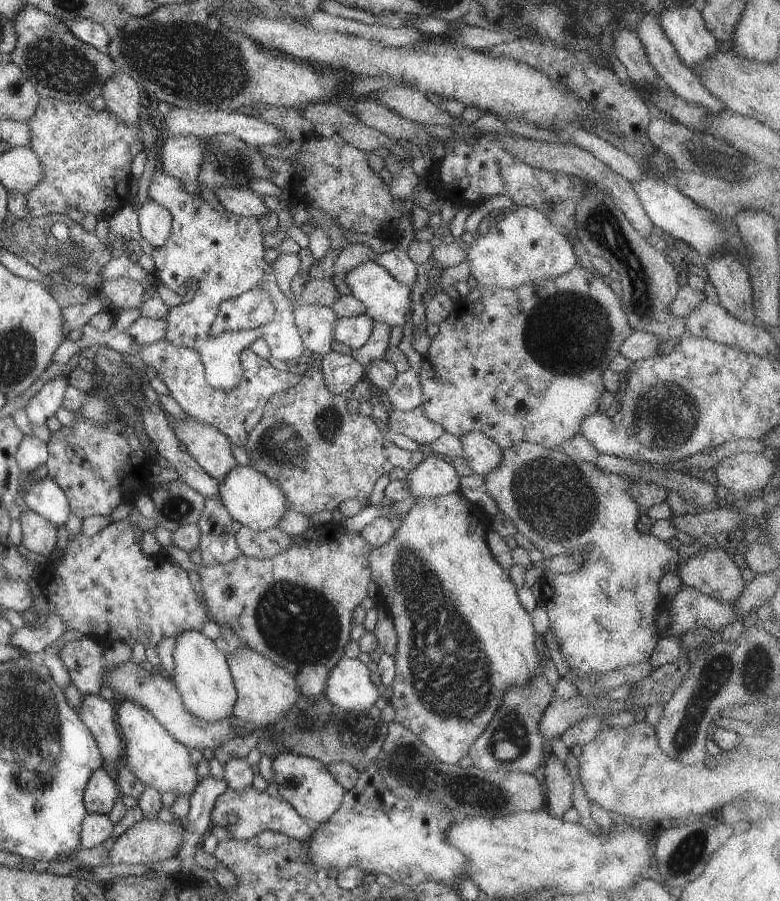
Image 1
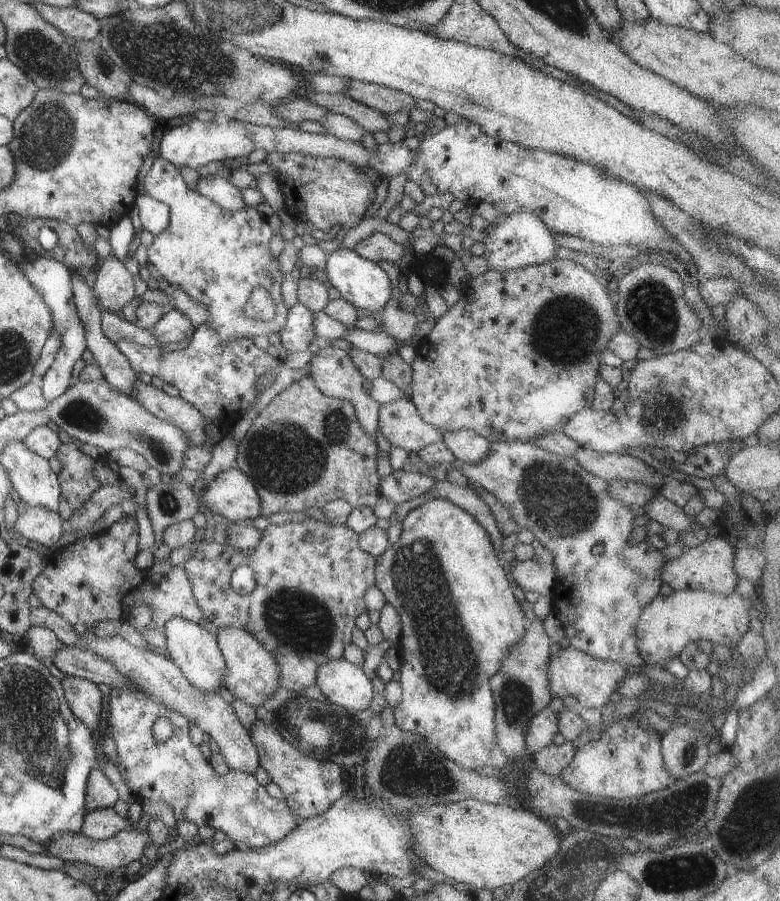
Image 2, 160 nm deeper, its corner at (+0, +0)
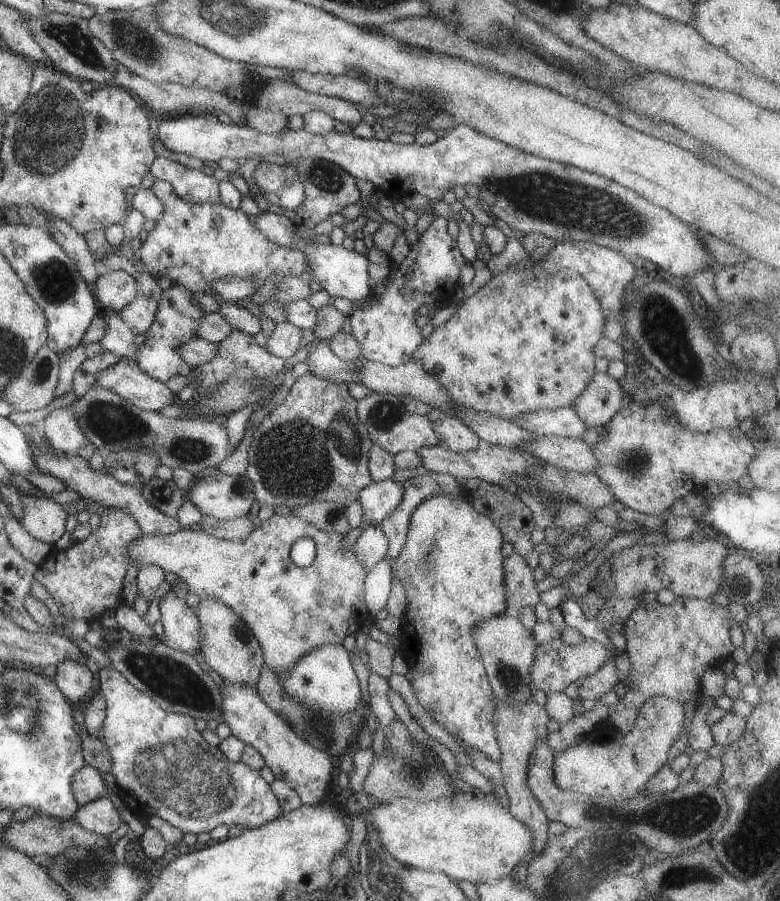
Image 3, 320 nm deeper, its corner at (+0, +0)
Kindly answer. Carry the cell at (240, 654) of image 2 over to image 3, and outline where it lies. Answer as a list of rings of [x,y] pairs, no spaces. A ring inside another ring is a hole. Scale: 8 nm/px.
[[[203,597],[192,611],[200,626],[198,652],[205,664],[215,670],[223,682],[255,688],[264,658],[258,640],[243,619],[234,610],[224,607],[221,601],[211,597]]]

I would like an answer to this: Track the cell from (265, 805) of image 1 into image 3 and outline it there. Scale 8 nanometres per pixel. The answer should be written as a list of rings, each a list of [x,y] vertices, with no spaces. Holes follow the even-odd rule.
[[[113,668],[99,670],[98,676],[99,689],[104,696],[106,709],[103,723],[95,737],[103,745],[106,744],[110,758],[109,773],[113,775],[116,788],[123,790],[123,798],[137,801],[125,800],[127,808],[134,816],[158,816],[183,833],[209,833],[220,824],[226,824],[228,827],[242,824],[245,826],[242,831],[254,829],[280,815],[270,784],[263,781],[259,771],[251,770],[240,760],[229,761],[219,747],[210,746],[195,729],[190,716],[161,708],[150,696],[137,690]]]

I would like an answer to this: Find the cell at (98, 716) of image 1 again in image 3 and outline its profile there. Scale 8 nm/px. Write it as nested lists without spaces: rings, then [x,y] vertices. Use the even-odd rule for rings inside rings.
[[[71,659],[60,660],[52,675],[54,683],[71,705],[77,705],[79,699],[85,696],[91,698],[91,678],[92,674],[84,662]]]

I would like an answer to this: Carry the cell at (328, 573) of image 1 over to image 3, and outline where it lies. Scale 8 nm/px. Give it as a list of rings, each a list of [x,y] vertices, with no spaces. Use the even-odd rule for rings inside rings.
[[[273,513],[269,518],[264,521],[261,521],[261,524],[257,527],[253,526],[252,531],[246,536],[245,539],[240,541],[228,541],[225,539],[216,539],[212,536],[206,535],[201,528],[198,531],[193,532],[189,529],[177,529],[174,533],[166,535],[139,535],[135,537],[132,542],[128,542],[125,545],[124,552],[130,560],[130,564],[133,564],[133,561],[139,566],[137,570],[141,567],[146,567],[147,565],[155,565],[164,570],[165,573],[171,572],[178,576],[183,584],[186,586],[186,589],[189,592],[193,592],[195,596],[201,600],[203,597],[211,597],[221,601],[224,604],[224,607],[234,610],[239,618],[243,619],[243,622],[251,629],[253,636],[258,640],[259,646],[261,647],[264,662],[267,665],[267,668],[270,668],[273,674],[279,674],[281,671],[288,669],[290,666],[293,666],[293,663],[298,661],[298,658],[301,658],[301,655],[308,653],[309,650],[313,650],[315,647],[326,645],[326,644],[339,644],[342,642],[344,636],[347,634],[354,634],[361,628],[364,628],[366,624],[371,621],[371,616],[367,612],[366,607],[364,606],[364,578],[366,577],[366,570],[356,561],[356,556],[354,555],[353,548],[345,549],[342,544],[342,536],[334,532],[323,532],[318,528],[315,528],[312,524],[307,524],[297,517],[290,515],[277,515]],[[300,536],[308,536],[313,540],[316,546],[315,556],[313,557],[313,562],[308,564],[306,567],[298,567],[291,562],[289,558],[290,555],[290,546],[293,544],[294,540],[297,540]]]

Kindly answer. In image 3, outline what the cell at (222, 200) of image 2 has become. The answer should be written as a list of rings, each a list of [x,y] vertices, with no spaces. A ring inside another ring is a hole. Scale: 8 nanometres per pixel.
[[[154,156],[150,164],[150,173],[156,180],[165,181],[175,194],[190,203],[219,202],[218,180],[207,176],[199,169],[189,169],[165,156]]]

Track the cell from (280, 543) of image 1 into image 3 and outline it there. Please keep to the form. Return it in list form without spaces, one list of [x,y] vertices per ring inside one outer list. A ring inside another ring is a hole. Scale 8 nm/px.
[[[201,515],[197,523],[206,535],[228,541],[245,539],[253,528],[249,516],[237,517],[231,520],[219,520],[209,515]]]

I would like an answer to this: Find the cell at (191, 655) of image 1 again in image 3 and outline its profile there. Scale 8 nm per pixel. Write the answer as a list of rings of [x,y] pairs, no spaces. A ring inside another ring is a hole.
[[[171,589],[161,596],[158,608],[165,643],[194,657],[200,639],[200,626],[195,613]]]

